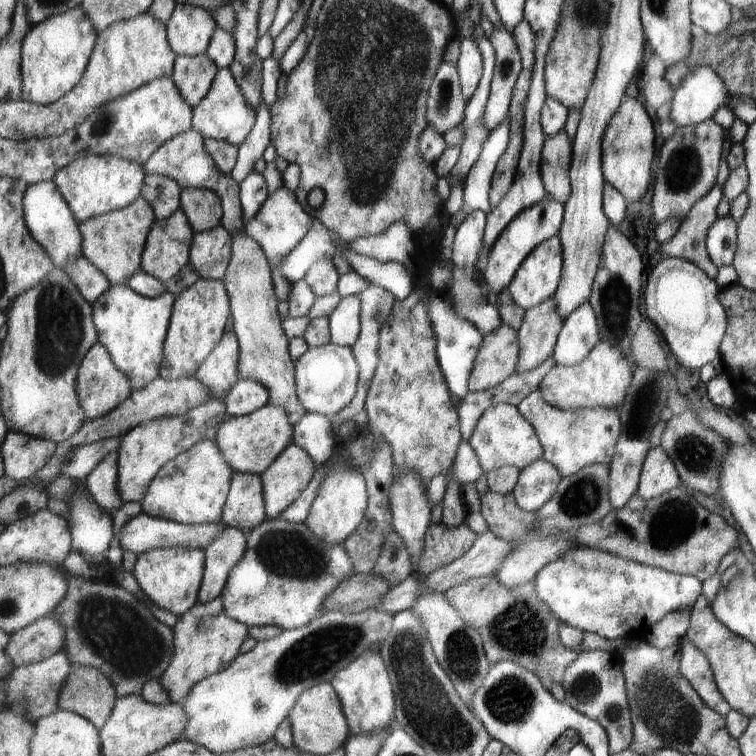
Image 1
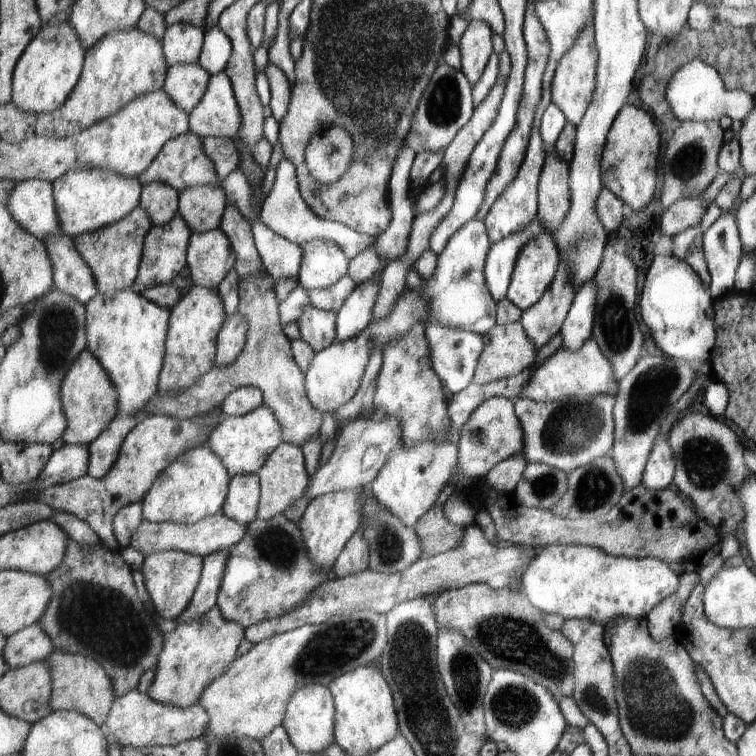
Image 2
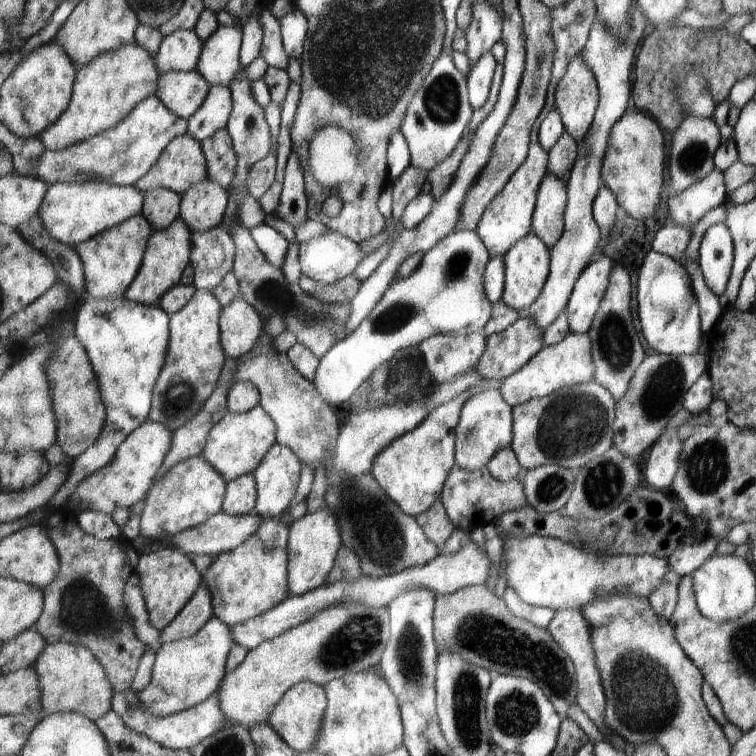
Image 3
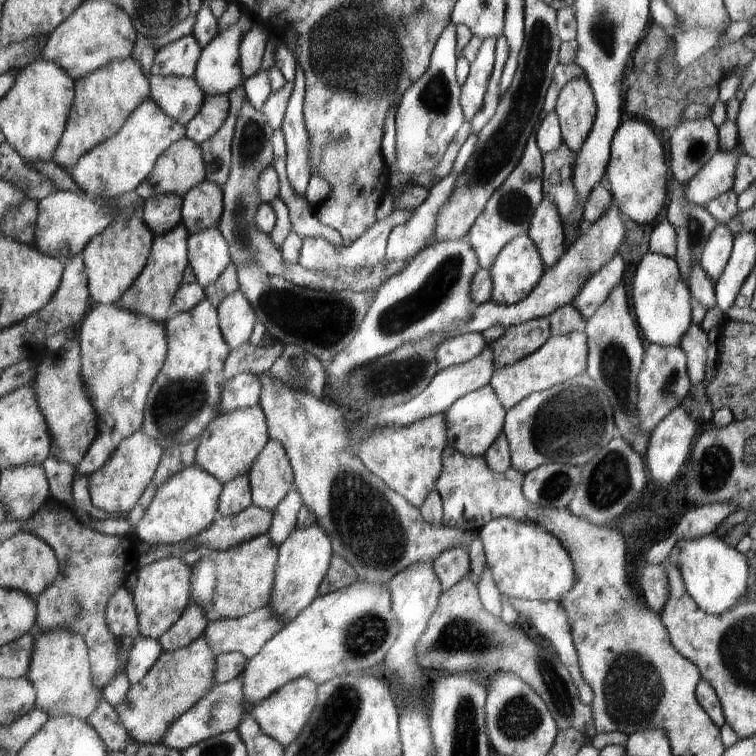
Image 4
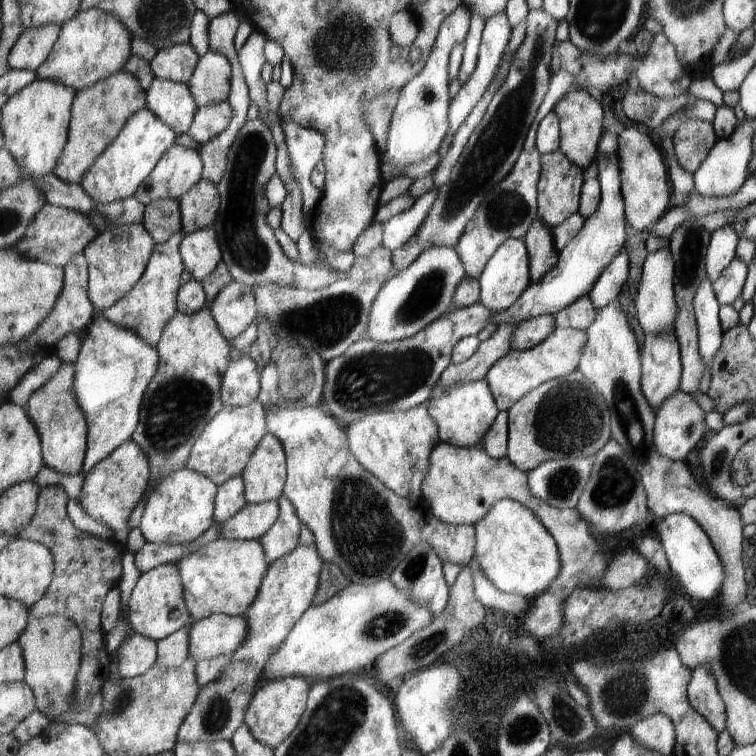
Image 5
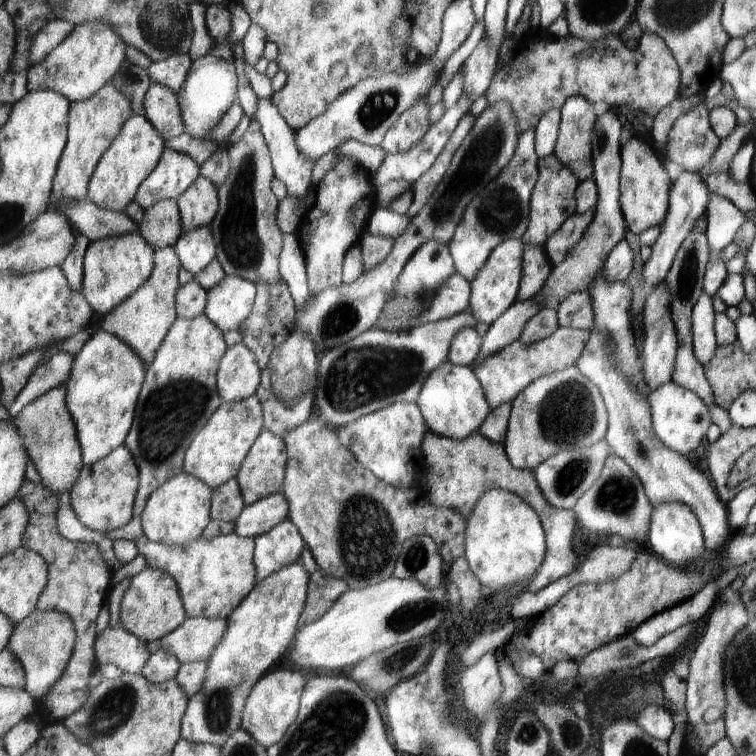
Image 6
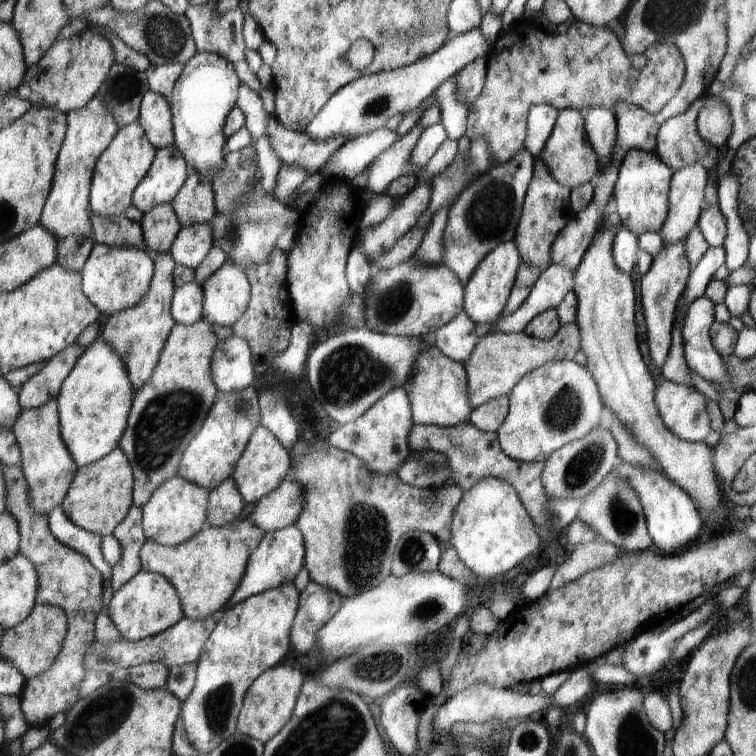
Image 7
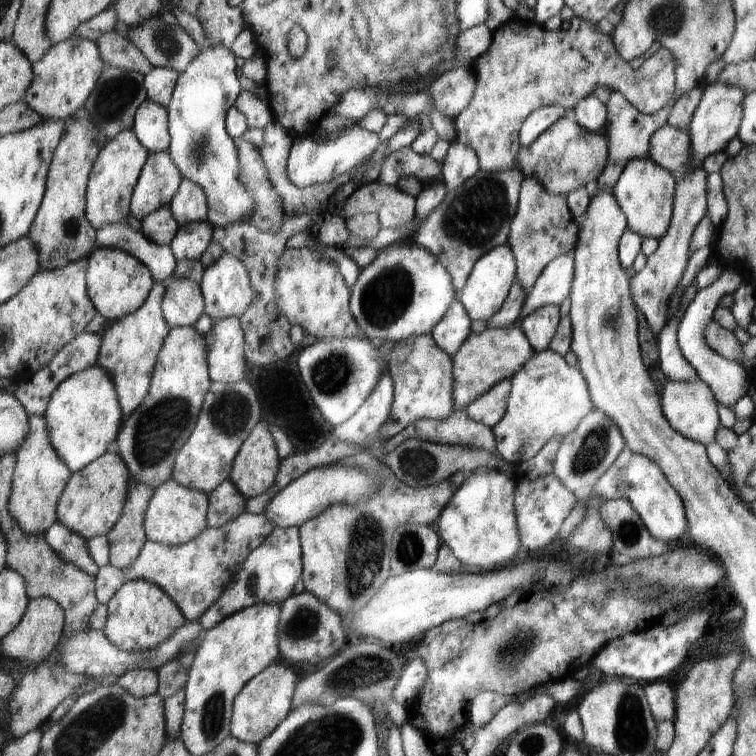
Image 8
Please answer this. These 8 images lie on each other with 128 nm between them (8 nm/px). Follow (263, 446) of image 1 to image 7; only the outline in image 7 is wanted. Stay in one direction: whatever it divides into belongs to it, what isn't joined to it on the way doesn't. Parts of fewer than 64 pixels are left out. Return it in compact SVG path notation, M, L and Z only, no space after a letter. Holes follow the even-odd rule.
M246 389L237 393L219 391L202 430L190 443L183 456L178 476L210 491L218 488L223 482L234 477L239 460L260 425L262 425L262 407L260 394L256 389Z

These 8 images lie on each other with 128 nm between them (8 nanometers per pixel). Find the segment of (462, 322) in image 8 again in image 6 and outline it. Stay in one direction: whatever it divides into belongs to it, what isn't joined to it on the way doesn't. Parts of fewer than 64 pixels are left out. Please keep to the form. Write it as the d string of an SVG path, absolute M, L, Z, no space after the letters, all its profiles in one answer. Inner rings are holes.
M475 327L461 328L453 338L448 360L457 365L472 365L481 354L483 339Z

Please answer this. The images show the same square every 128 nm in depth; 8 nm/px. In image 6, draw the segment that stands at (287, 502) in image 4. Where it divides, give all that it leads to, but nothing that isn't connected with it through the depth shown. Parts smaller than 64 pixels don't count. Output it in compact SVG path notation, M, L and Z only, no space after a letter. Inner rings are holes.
M290 518L267 534L259 535L254 554L257 566L255 584L261 584L275 572L281 572L286 566L299 562L305 546L306 539L303 538L302 531Z

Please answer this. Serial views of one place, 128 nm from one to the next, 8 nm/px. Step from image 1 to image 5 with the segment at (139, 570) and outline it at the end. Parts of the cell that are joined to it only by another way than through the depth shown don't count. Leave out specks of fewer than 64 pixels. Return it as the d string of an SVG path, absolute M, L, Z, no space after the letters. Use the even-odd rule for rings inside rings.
M177 563L164 564L140 575L128 605L128 619L137 635L142 634L159 642L187 626L191 617Z

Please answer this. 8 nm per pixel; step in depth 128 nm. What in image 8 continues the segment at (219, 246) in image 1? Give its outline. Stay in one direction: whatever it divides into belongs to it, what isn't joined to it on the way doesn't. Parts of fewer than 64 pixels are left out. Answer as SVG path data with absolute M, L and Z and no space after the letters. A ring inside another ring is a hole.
M209 221L182 226L171 242L174 258L177 260L201 260L214 240L215 227Z

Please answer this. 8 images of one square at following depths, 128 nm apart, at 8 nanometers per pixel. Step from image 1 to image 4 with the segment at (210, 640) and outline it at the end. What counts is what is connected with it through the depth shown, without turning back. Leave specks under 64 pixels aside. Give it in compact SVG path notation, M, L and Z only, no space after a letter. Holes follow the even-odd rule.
M205 636L187 648L164 652L159 662L143 678L143 682L128 688L125 702L115 706L119 712L119 720L127 728L131 738L139 744L163 744L169 728L216 685L217 657Z

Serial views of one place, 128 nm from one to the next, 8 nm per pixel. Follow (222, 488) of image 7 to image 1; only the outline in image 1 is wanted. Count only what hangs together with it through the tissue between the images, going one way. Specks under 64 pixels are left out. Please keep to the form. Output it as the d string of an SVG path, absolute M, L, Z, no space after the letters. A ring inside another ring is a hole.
M235 472L222 522L249 532L267 518L262 475Z

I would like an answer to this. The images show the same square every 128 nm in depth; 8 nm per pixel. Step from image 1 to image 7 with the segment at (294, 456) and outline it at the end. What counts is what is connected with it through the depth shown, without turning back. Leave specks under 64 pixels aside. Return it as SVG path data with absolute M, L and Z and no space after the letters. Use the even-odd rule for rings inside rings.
M260 425L239 460L233 477L246 503L257 504L278 490L290 477L291 462L290 450L275 437L273 431Z

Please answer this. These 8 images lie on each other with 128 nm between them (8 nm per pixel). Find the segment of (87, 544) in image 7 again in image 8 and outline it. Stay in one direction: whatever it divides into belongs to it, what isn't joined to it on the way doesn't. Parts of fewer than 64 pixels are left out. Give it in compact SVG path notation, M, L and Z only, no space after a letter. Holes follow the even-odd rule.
M59 521L55 522L44 535L49 546L61 556L61 560L75 564L77 568L81 568L83 572L87 572L91 576L96 576L99 572L99 565L89 554L88 540L85 540L83 536L71 532Z

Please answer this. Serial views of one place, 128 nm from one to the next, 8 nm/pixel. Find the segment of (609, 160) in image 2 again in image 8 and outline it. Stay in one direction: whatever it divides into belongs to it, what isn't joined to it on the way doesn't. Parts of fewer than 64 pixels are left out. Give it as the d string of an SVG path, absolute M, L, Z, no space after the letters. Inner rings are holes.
M649 158L629 160L611 189L625 215L626 228L642 238L661 238L669 228L674 186L671 173L653 164Z

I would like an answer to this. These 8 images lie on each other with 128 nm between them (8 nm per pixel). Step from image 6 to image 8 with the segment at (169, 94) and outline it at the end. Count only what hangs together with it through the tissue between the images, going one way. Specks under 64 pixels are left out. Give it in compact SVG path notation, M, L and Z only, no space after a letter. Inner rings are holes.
M148 98L135 116L133 132L150 154L169 151L172 138L168 108Z

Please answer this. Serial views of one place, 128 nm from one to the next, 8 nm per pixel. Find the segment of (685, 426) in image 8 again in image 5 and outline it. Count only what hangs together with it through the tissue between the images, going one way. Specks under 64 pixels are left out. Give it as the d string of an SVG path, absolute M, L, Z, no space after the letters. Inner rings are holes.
M677 390L669 398L665 398L659 410L655 410L652 426L653 444L655 444L657 454L671 462L673 460L692 460L697 442L700 442L701 436L708 432L704 420L705 413L688 393Z

